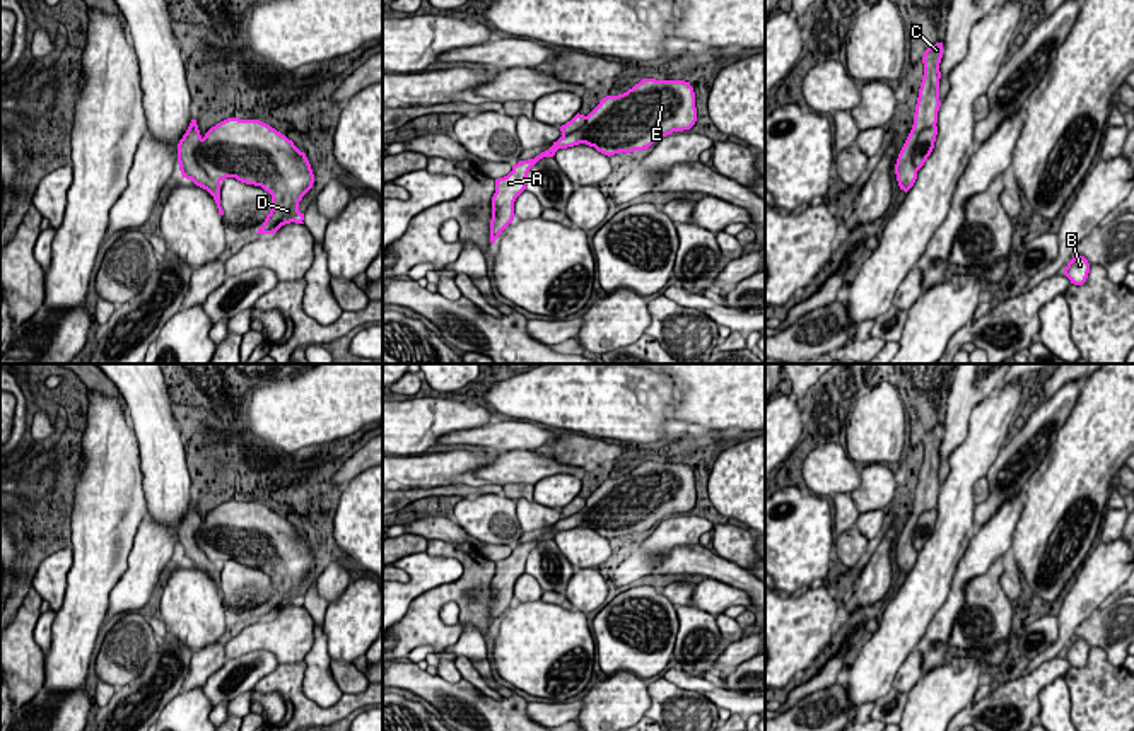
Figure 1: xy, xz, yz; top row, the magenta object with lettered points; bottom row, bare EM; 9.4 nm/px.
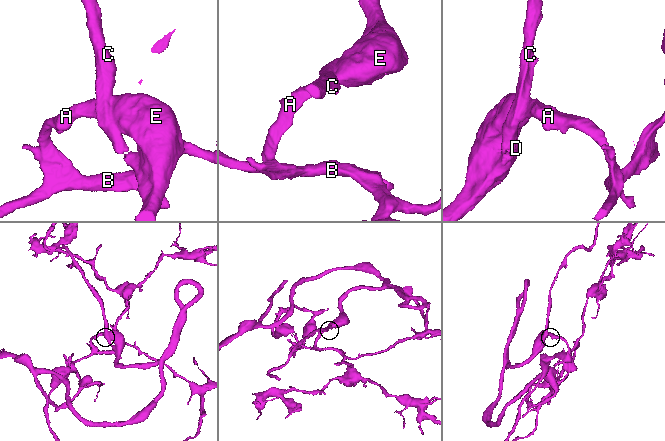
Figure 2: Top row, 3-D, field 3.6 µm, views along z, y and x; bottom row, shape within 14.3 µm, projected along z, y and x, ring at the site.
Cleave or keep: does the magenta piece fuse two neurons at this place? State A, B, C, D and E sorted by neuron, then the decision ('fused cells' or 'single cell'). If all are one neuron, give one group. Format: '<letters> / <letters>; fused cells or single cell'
A B C D E; single cell

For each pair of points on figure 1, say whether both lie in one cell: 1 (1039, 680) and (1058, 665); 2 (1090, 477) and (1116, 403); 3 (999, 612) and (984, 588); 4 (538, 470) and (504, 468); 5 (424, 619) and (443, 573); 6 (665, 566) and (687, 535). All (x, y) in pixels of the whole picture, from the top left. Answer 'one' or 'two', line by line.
1: one
2: one
3: one
4: one
5: two
6: two

